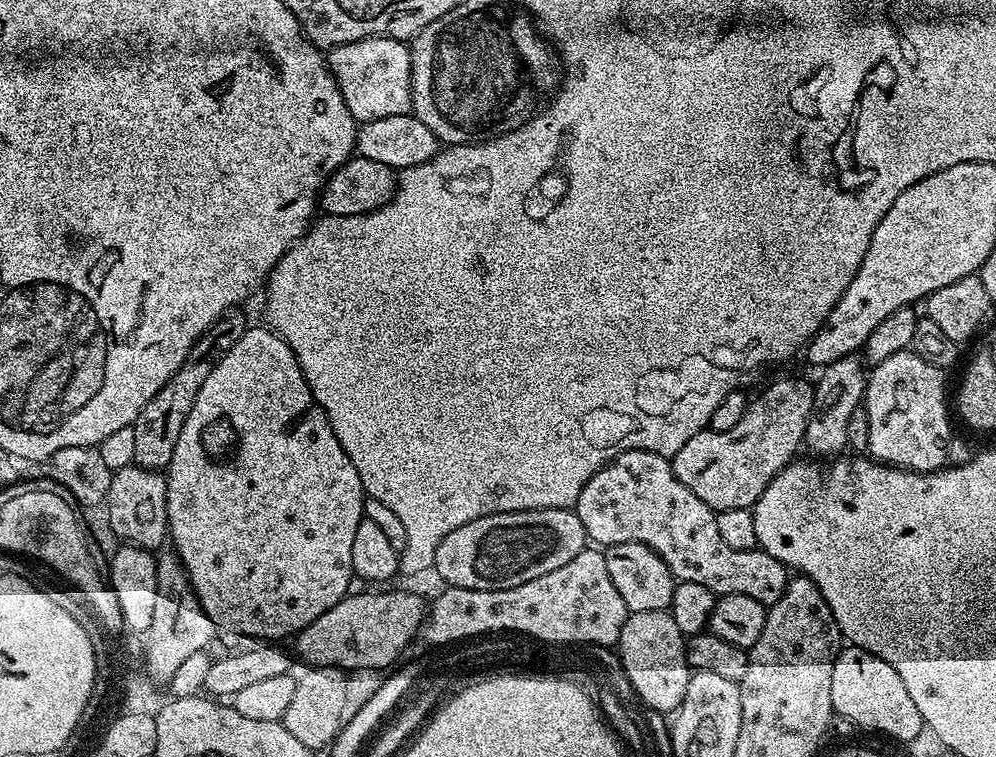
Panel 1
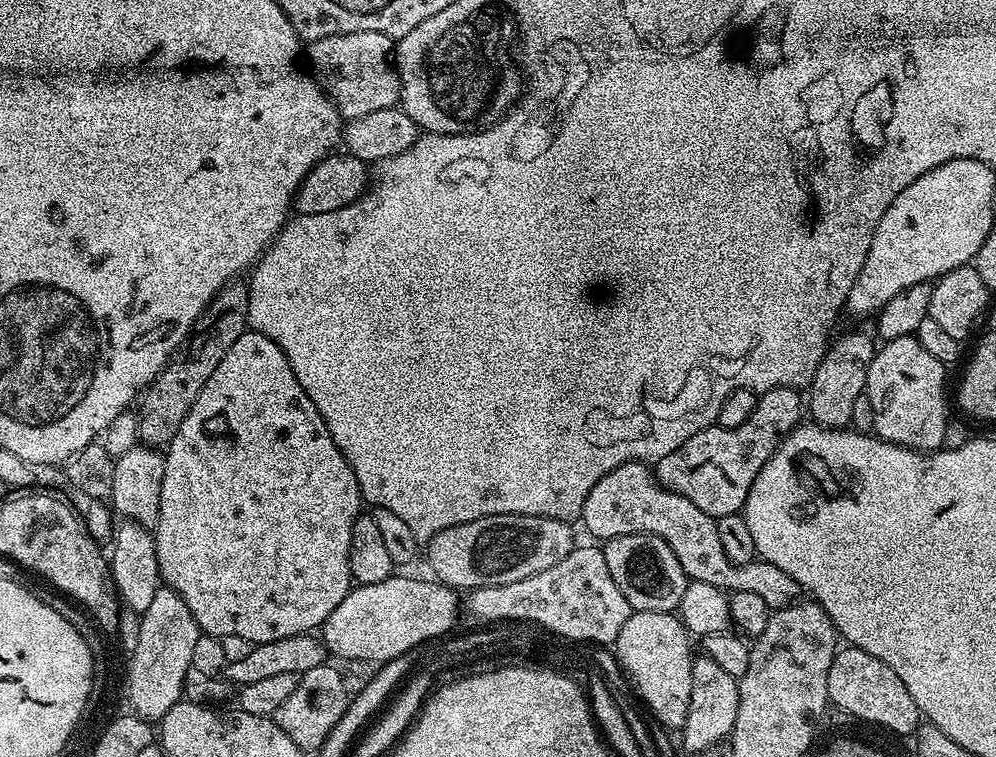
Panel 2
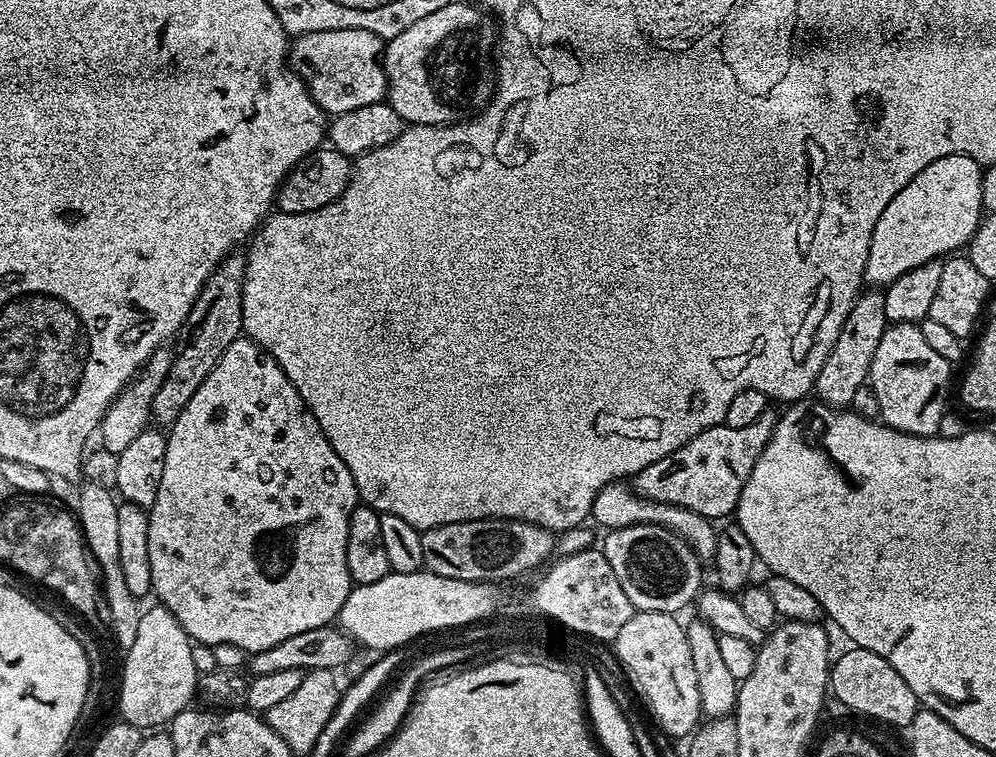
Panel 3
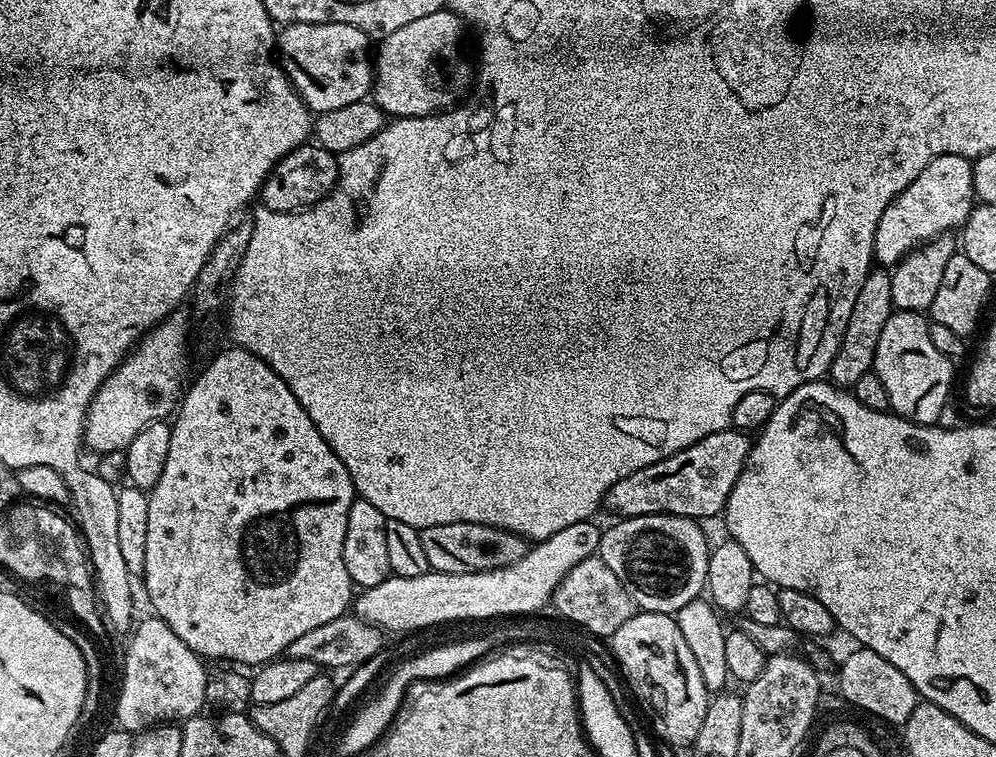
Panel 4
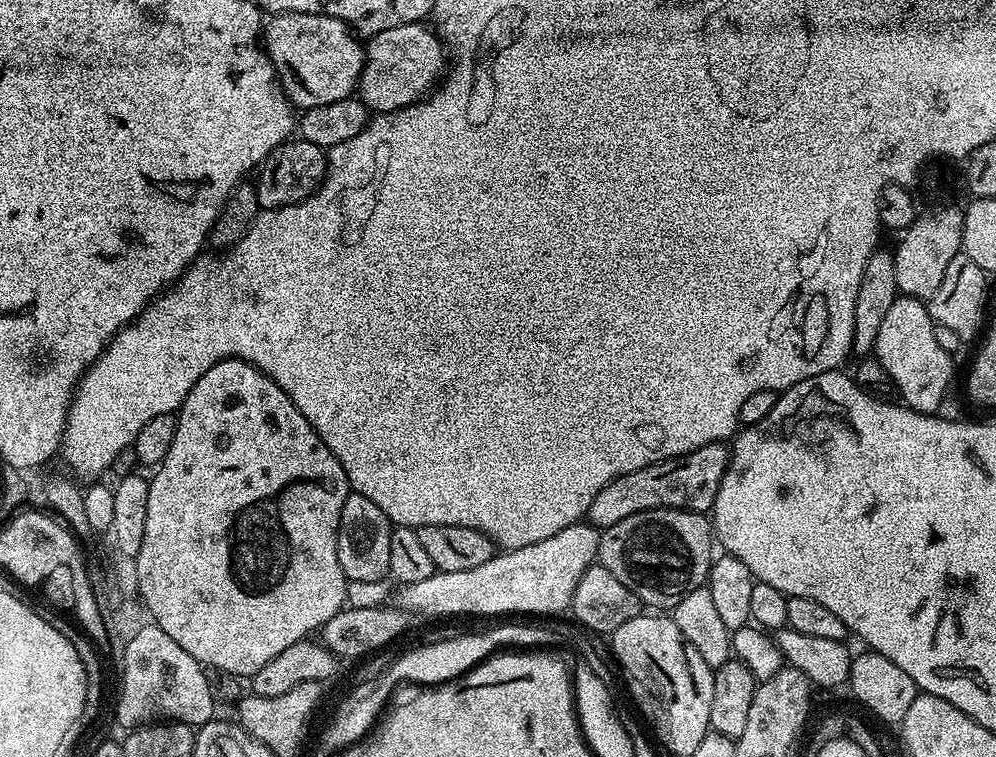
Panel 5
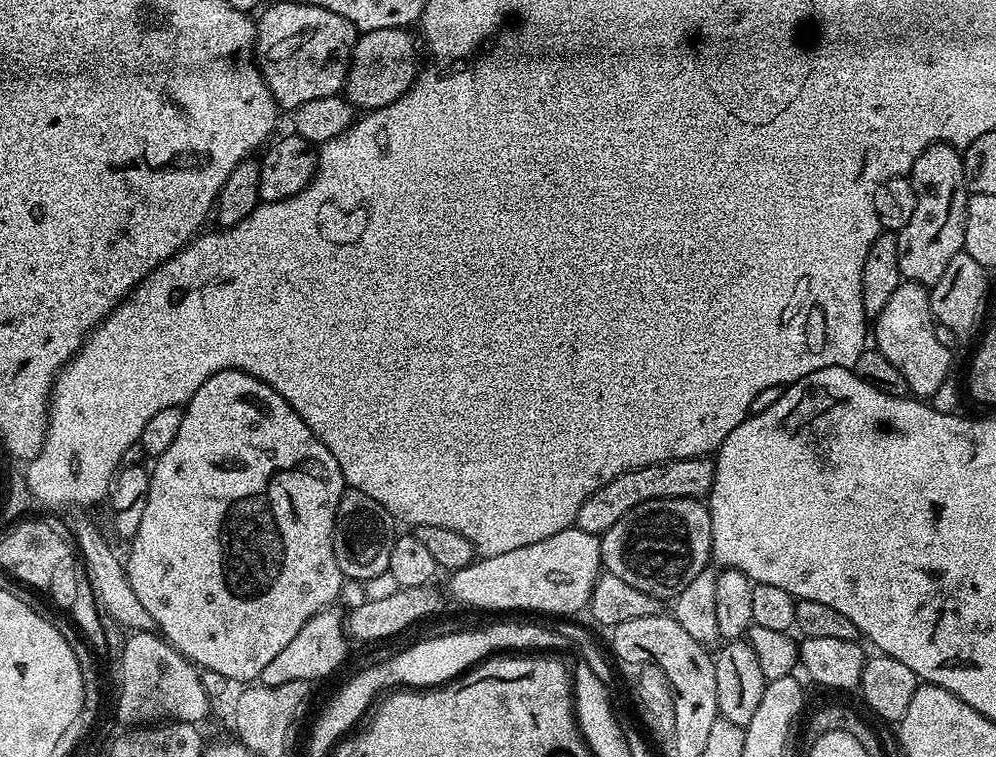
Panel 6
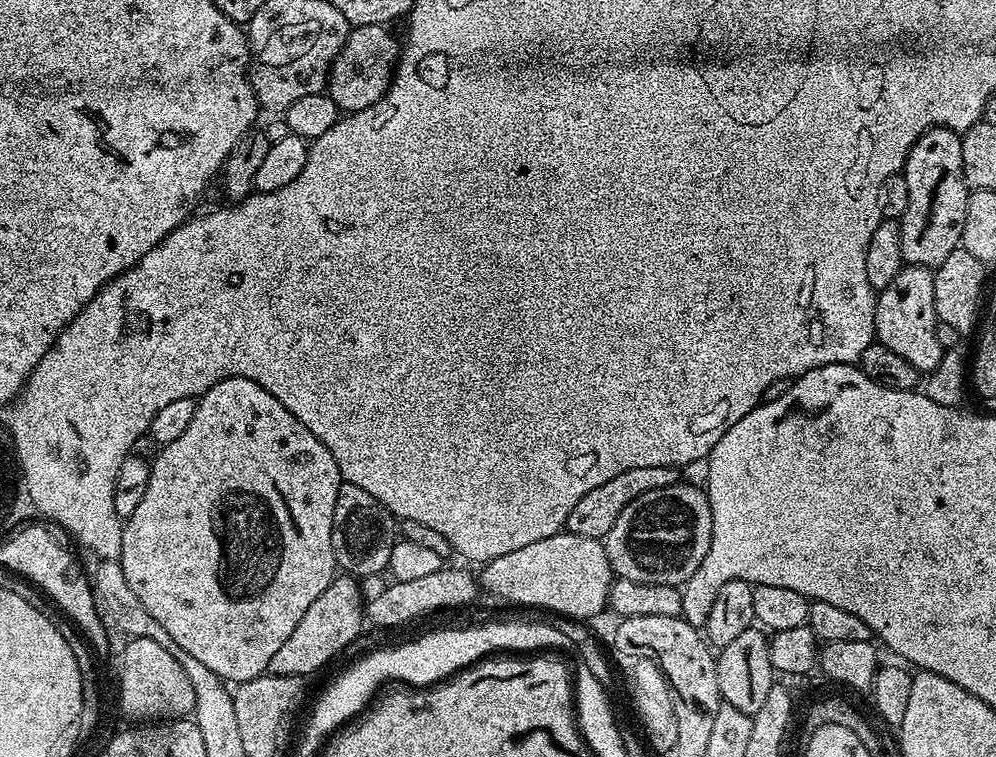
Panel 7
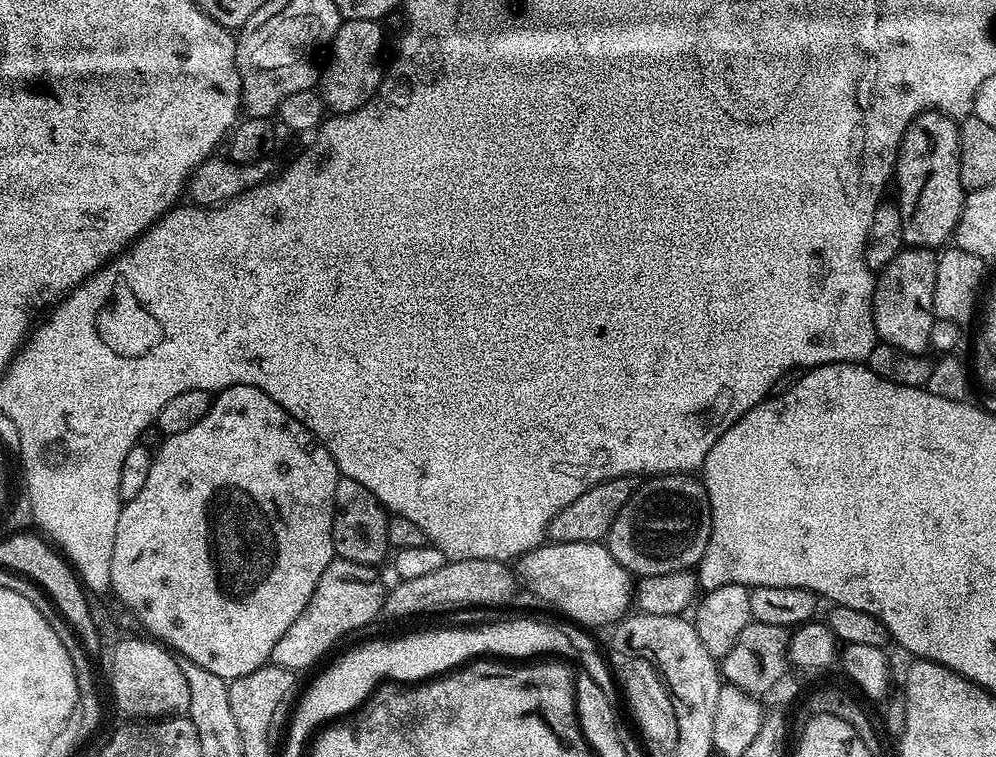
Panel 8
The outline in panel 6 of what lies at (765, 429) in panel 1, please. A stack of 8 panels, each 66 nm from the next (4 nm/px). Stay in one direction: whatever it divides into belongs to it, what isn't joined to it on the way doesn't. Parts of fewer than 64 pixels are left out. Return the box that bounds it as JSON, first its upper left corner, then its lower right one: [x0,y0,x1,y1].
[575,458,715,537]

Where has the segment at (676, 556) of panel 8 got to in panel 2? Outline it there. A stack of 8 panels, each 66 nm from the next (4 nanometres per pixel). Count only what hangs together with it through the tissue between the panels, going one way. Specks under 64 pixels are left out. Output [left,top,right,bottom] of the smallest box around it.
[602,532,690,612]

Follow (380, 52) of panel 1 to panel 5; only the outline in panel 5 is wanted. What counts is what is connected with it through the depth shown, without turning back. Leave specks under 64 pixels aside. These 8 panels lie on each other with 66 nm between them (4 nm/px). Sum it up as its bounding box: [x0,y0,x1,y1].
[262,12,365,109]

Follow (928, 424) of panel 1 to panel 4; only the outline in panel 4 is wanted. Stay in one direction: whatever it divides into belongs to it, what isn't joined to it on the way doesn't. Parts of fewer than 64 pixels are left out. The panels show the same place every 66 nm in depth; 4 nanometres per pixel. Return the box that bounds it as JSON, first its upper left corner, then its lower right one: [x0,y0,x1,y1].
[872,310,954,424]

